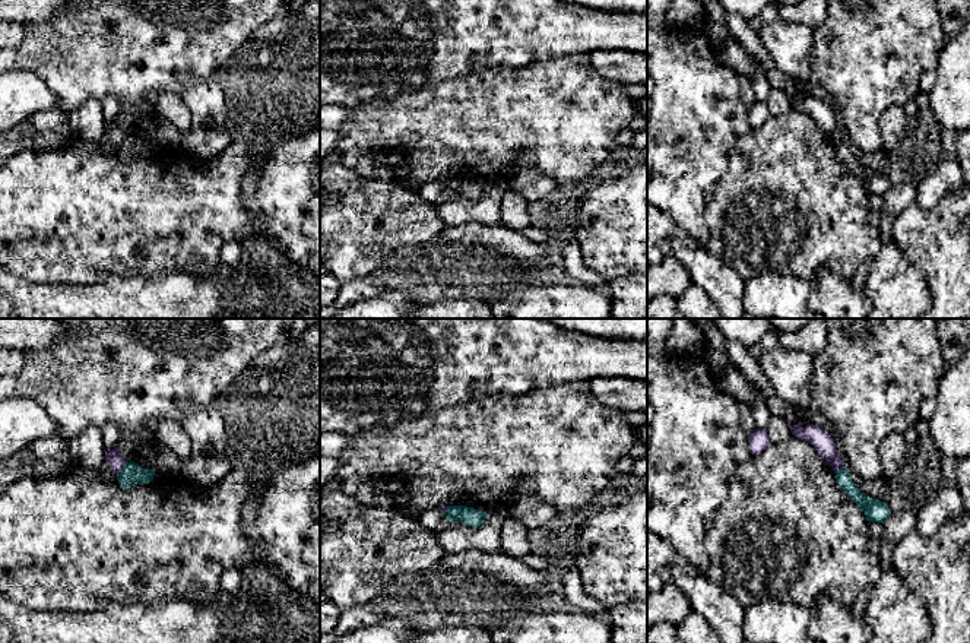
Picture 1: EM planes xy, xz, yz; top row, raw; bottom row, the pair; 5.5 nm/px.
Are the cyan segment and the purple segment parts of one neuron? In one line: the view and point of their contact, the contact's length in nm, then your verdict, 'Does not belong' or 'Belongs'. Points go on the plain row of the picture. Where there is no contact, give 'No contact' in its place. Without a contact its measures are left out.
Touches cyan at xy (121, 142). Shared border 100 nm. Does not belong

